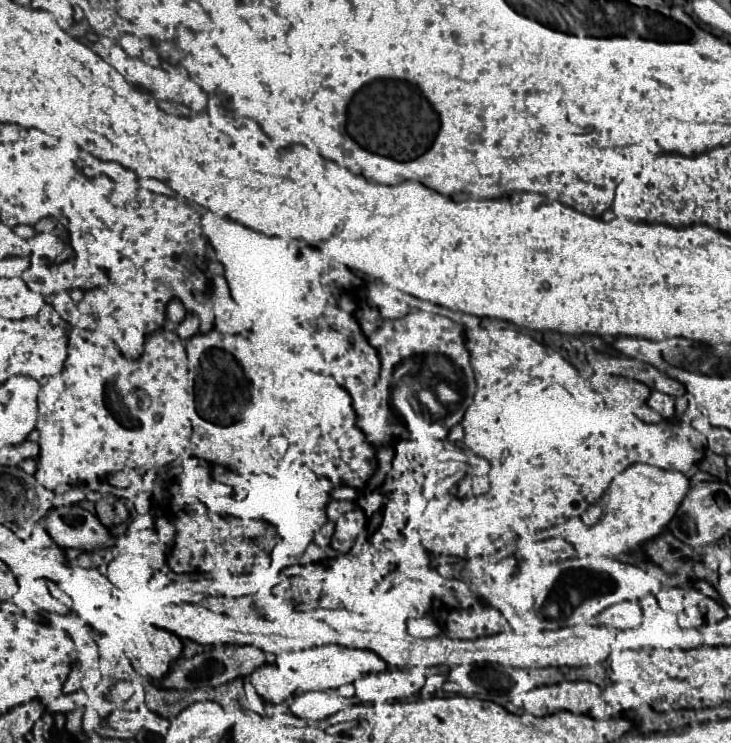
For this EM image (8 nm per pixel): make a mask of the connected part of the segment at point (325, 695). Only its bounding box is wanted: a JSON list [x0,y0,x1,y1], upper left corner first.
[290,692,344,722]

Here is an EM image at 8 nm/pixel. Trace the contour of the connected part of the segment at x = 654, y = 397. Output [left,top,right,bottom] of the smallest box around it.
[648,390,670,412]

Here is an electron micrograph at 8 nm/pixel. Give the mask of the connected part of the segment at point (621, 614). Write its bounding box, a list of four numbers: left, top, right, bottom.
[598,602,642,628]

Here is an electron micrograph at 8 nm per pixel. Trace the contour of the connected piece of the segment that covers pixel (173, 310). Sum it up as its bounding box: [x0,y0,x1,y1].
[166,298,186,324]

